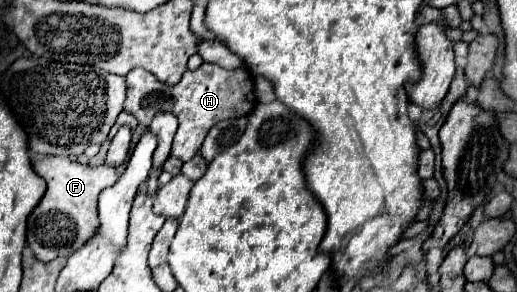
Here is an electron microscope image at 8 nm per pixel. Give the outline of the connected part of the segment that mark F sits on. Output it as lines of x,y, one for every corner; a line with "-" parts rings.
46,156
42,160
34,160
32,168
48,182
48,188
38,206
28,216
26,242
32,248
34,256
42,262
50,262
58,256
70,256
76,250
78,242
86,242
90,236
88,226
98,226
98,196
118,180
117,171
106,168
106,164
92,168
62,156

